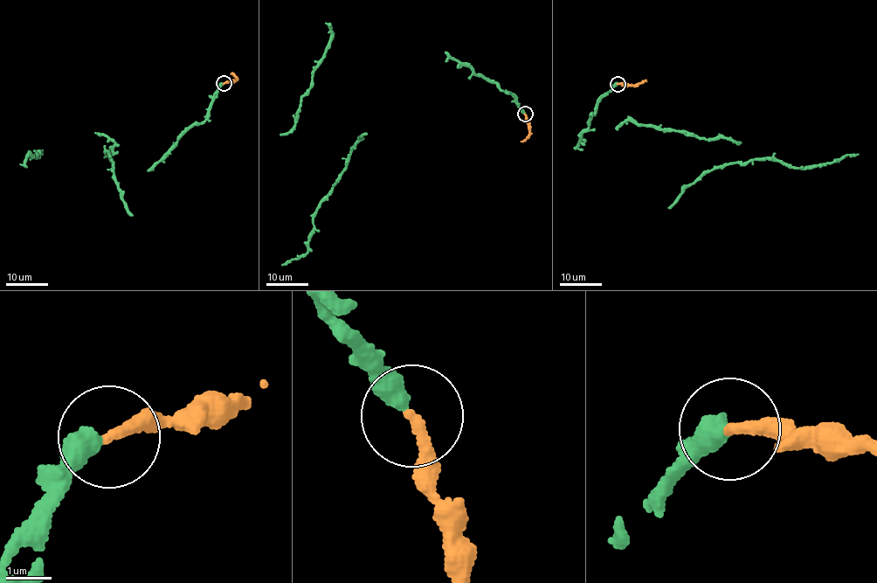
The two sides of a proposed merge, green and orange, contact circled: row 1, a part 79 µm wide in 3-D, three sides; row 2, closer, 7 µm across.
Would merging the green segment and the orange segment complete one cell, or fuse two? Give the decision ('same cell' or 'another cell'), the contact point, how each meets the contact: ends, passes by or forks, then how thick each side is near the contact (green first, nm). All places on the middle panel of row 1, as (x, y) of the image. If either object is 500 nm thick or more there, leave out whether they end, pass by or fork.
same cell; place (525, 114); green ends; orange ends; calibres 460 and 240 nm

